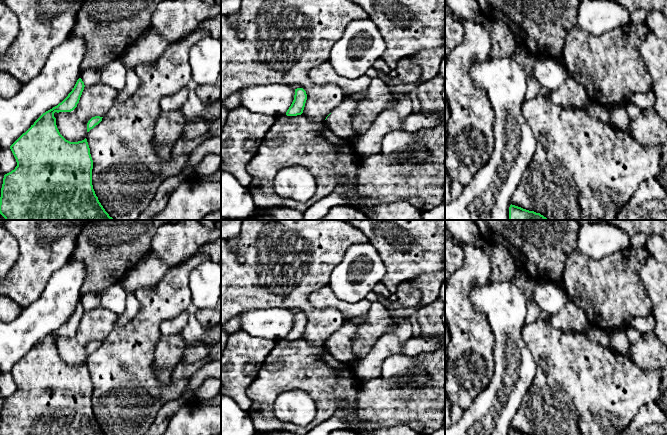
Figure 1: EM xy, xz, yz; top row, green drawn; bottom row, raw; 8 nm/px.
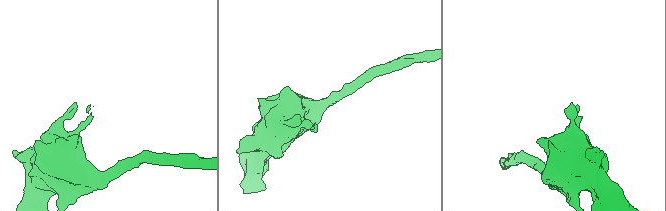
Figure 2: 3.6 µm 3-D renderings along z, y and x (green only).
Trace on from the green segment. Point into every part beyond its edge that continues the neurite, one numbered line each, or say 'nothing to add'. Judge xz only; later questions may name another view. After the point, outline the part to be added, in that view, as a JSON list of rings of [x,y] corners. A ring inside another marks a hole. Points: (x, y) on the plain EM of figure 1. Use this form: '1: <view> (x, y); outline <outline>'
1: xz (339, 345); outline [[[343,321],[342,325],[332,334],[325,346],[335,359],[346,364],[357,361],[351,348],[356,332],[357,324]]]

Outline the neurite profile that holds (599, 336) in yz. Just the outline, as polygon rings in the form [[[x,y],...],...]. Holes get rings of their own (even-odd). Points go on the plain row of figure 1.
[[[588,326],[584,330],[584,332],[590,340],[594,341],[595,343],[607,349],[610,349],[612,352],[617,353],[613,345],[611,344],[610,337],[607,331],[604,331],[602,329],[593,326]]]

